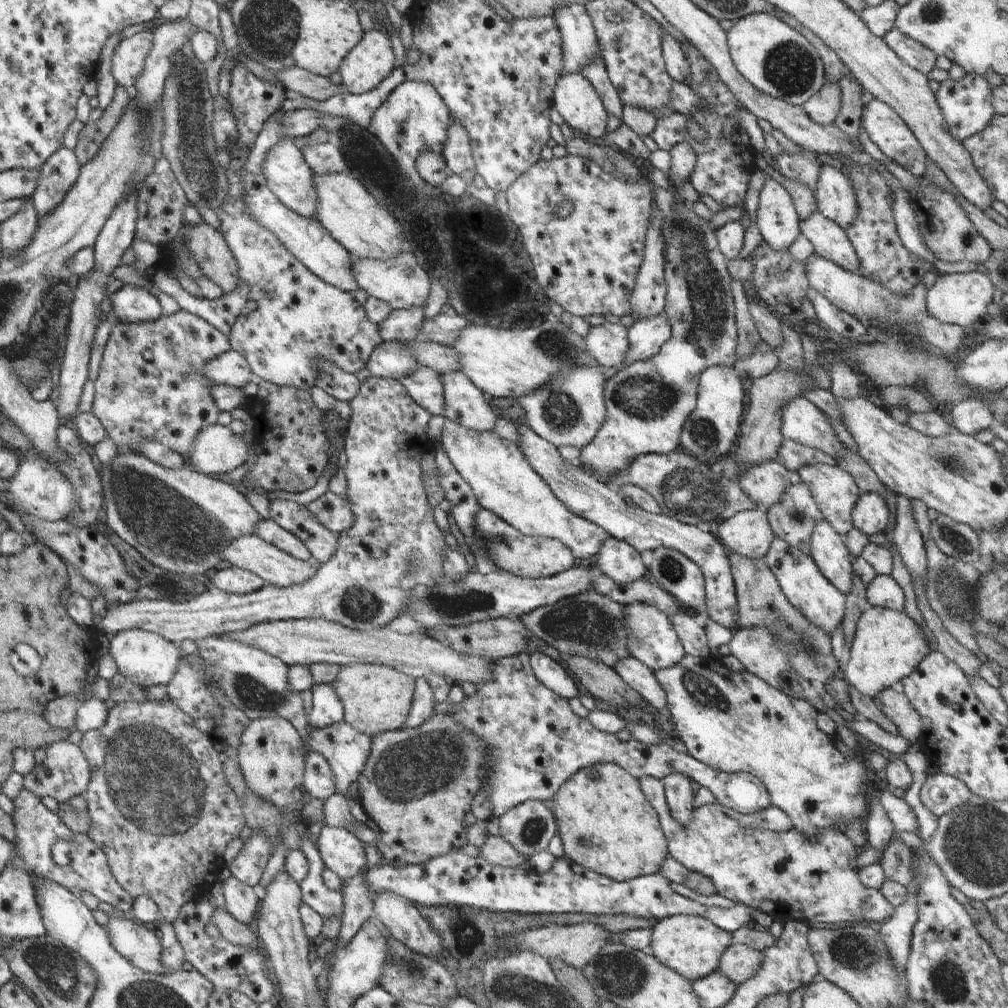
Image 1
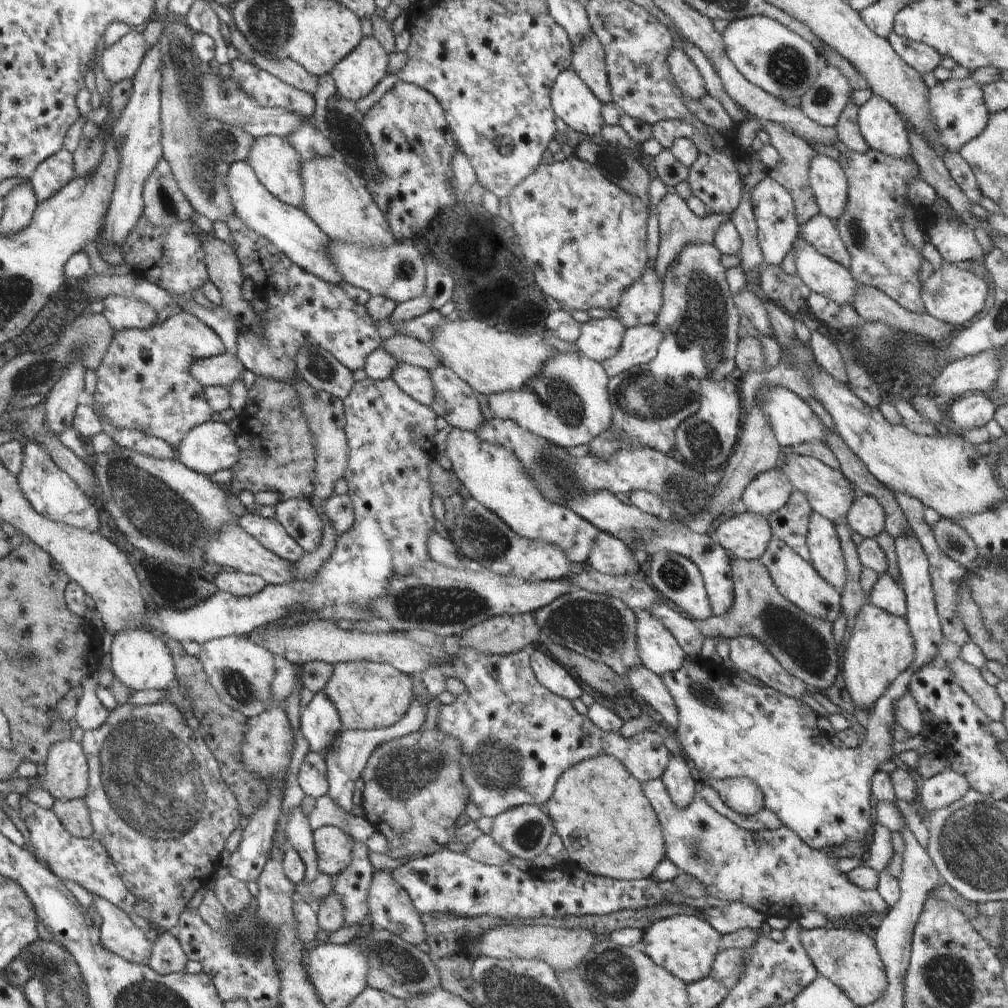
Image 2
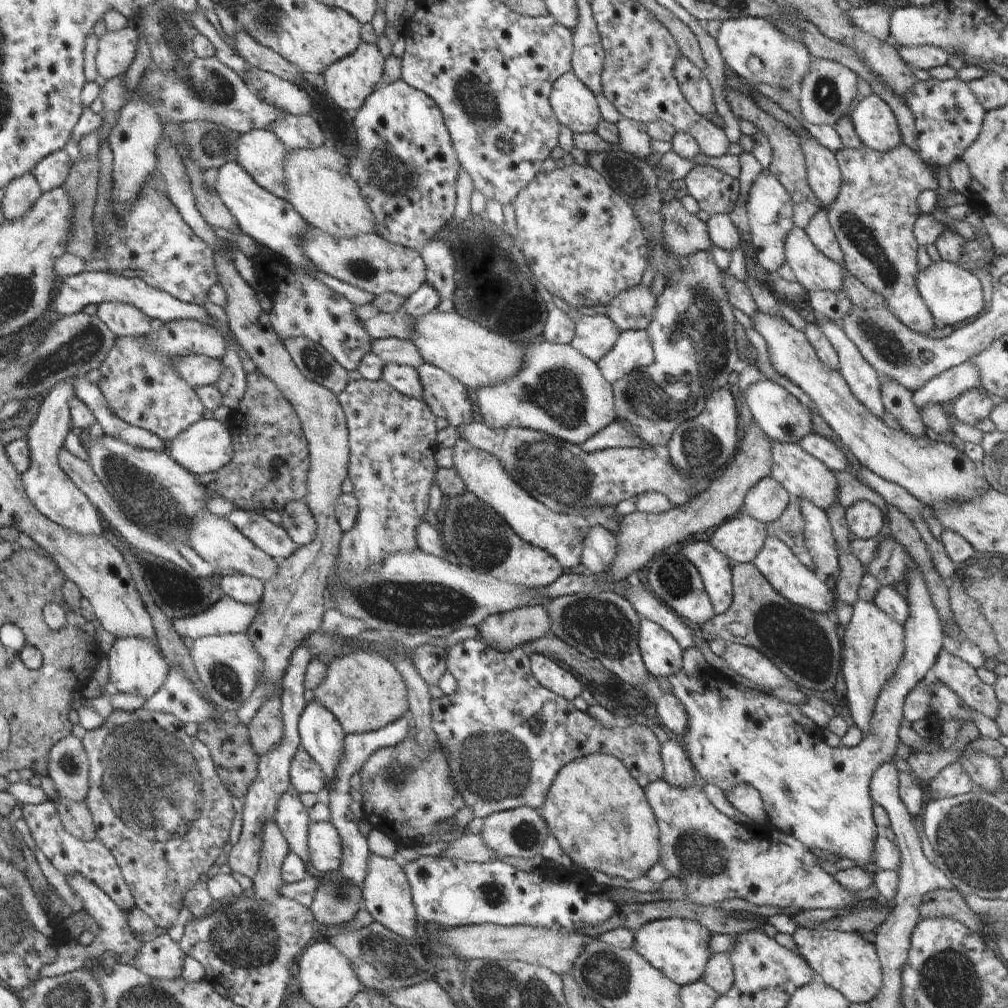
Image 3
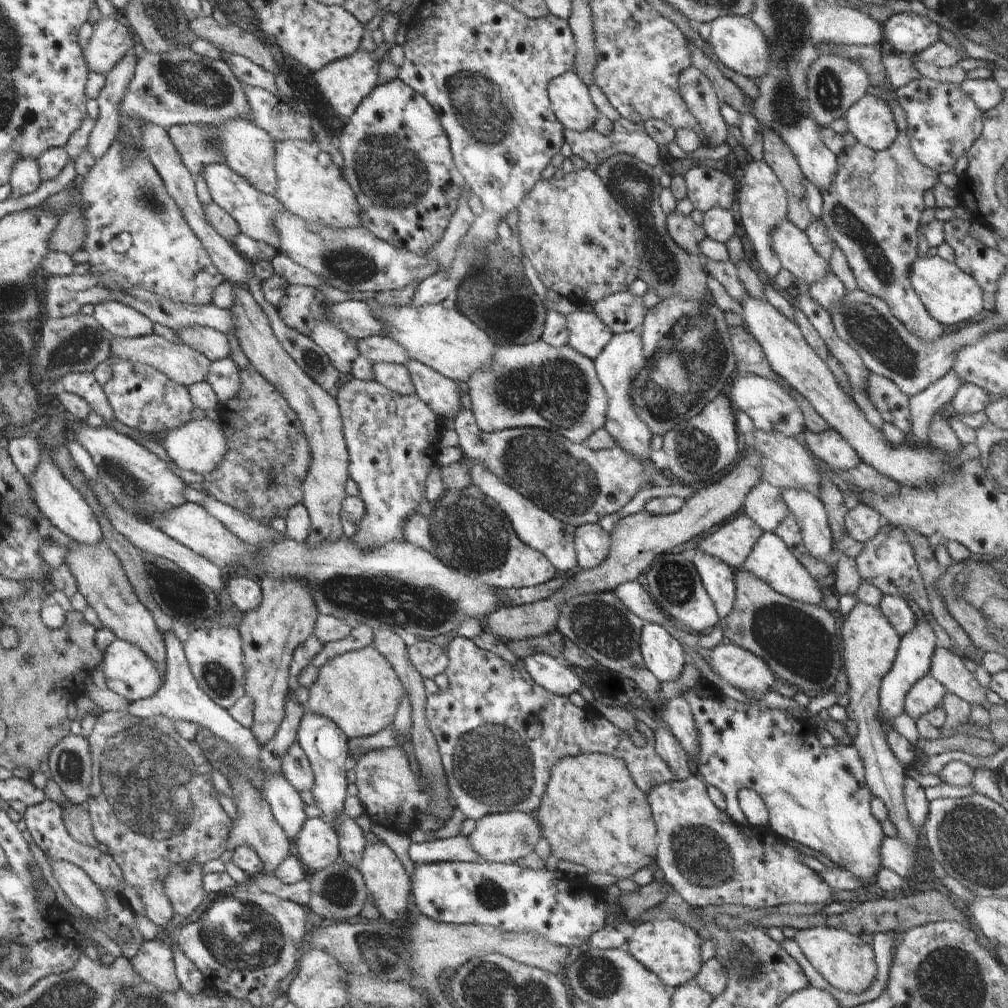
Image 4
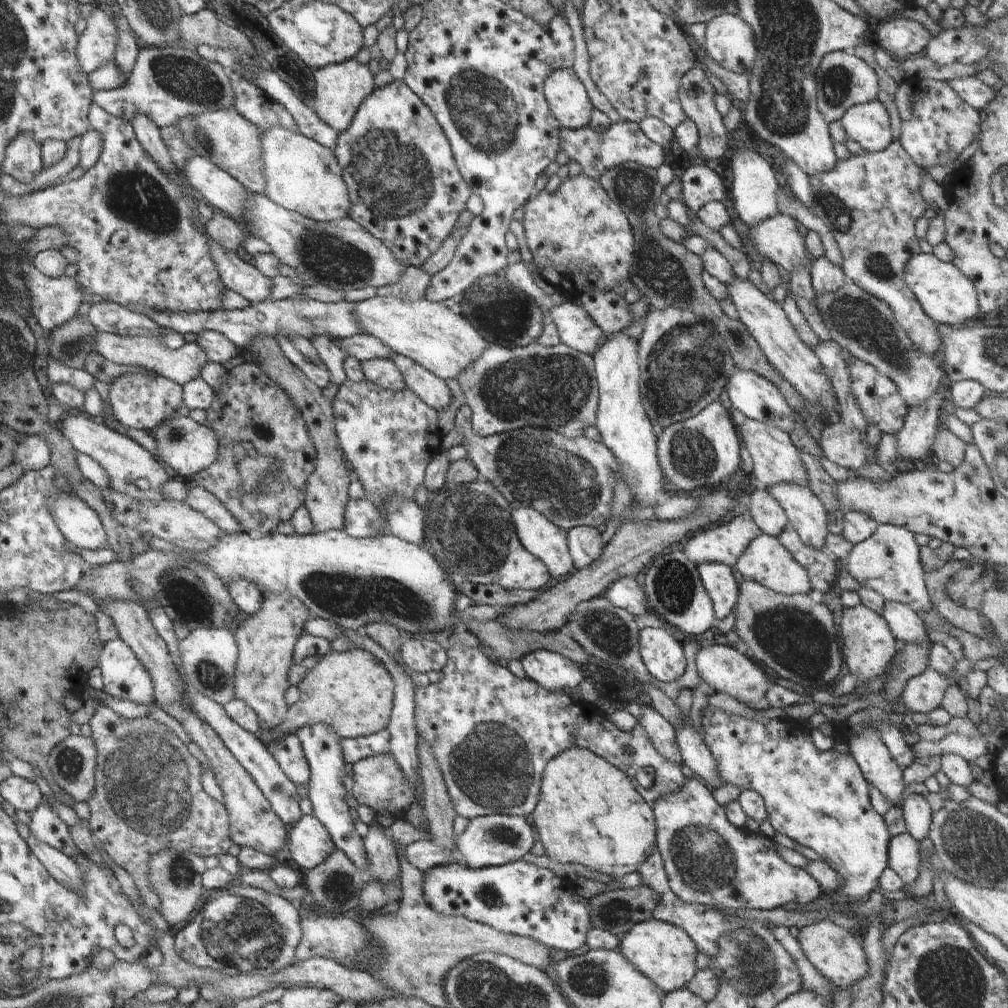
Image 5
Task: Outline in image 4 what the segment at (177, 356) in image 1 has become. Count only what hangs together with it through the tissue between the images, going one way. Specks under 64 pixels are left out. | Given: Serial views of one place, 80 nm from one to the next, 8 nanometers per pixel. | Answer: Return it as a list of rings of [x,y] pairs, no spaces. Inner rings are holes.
[[[198,325],[174,331],[180,343],[197,350],[213,363],[230,357],[228,340],[220,331]],[[114,355],[110,356],[106,363],[110,365],[112,377],[101,387],[114,416],[121,423],[141,433],[156,435],[160,439],[164,434],[179,429],[192,420],[190,412],[195,406],[183,384],[144,363],[119,359]]]

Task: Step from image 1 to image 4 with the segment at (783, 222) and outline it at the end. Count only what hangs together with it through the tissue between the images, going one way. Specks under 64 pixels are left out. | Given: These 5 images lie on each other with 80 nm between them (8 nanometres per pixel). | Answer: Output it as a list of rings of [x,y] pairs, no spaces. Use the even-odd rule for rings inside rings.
[[[751,159],[744,167],[738,167],[736,175],[739,184],[736,196],[738,197],[738,212],[740,212],[739,221],[742,222],[746,234],[748,234],[754,245],[754,252],[756,252],[756,258],[763,278],[767,281],[772,281],[782,268],[781,262],[774,252],[771,235],[777,225],[788,220],[786,189],[766,161]]]

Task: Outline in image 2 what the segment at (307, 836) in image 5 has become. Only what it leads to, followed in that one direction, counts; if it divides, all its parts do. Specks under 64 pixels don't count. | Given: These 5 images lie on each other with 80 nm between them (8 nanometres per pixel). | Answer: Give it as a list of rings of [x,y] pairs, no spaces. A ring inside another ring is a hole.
[[[324,825],[313,831],[317,865],[322,873],[336,878],[353,859],[353,840],[341,828]]]

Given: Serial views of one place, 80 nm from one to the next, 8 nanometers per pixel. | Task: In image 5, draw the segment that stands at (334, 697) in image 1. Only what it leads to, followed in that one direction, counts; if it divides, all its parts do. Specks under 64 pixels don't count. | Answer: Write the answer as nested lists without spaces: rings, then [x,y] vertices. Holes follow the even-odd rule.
[[[316,723],[312,726],[300,727],[294,736],[299,738],[306,760],[308,761],[311,777],[308,784],[309,799],[314,808],[314,816],[326,827],[334,841],[335,848],[340,849],[354,863],[356,868],[365,874],[364,838],[358,835],[350,817],[349,807],[345,803],[346,789],[342,779],[344,770],[342,737],[325,724]]]

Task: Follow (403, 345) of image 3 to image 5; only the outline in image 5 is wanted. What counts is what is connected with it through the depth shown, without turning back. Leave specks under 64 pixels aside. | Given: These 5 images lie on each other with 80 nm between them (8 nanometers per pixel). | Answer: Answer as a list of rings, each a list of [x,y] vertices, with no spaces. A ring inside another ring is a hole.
[[[362,334],[354,335],[347,339],[333,339],[350,357],[354,357],[360,362],[374,359],[390,359],[390,355],[393,354],[393,350],[387,344],[372,335]]]

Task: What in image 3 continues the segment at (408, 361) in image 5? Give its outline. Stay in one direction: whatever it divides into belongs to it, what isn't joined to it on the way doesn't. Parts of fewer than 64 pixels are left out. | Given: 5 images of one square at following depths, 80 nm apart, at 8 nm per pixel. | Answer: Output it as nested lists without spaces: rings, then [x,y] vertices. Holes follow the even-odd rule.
[[[424,363],[416,370],[423,384],[423,400],[438,418],[447,420],[449,426],[454,426],[458,430],[474,421],[467,386],[464,386],[459,380],[456,380],[451,374],[448,374],[441,368],[428,363]]]

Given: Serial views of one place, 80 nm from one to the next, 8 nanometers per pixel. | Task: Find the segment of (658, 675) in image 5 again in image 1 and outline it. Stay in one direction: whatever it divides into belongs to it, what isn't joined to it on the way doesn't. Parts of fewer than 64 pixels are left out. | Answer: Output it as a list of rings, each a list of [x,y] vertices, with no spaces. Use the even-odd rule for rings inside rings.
[[[641,602],[623,605],[622,612],[623,627],[627,632],[626,647],[630,655],[653,671],[673,667],[680,662],[685,650],[666,613]]]

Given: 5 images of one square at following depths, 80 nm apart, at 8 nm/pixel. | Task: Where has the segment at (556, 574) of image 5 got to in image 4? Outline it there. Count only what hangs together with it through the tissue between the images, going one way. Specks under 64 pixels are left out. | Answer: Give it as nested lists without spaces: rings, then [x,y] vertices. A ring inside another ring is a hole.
[[[462,455],[458,461],[463,464],[469,476],[469,484],[478,487],[488,498],[496,501],[505,512],[507,519],[512,523],[518,538],[529,547],[541,552],[554,565],[558,572],[570,572],[577,565],[575,553],[575,532],[578,527],[566,524],[552,516],[548,511],[534,504],[533,500],[520,494],[503,482],[491,470],[480,461],[470,459]]]

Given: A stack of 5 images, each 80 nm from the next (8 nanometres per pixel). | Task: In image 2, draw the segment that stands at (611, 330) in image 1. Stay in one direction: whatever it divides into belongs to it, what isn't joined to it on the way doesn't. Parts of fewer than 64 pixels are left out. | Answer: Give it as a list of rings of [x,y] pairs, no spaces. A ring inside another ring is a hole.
[[[615,316],[589,320],[581,324],[581,333],[575,345],[582,355],[601,363],[618,354],[625,329]]]

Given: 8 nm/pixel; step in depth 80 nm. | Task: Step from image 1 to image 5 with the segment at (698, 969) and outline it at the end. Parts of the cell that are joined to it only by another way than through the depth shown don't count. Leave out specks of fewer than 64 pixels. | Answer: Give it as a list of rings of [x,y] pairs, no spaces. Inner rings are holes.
[[[654,918],[634,924],[621,939],[618,950],[664,994],[682,989],[697,971],[695,960],[698,950],[688,933],[676,925]]]

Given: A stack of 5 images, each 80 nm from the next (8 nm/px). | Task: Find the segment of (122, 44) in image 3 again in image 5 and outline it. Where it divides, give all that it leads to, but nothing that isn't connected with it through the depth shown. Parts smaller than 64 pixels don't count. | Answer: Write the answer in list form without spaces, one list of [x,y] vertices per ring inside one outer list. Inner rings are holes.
[[[95,5],[87,28],[77,37],[76,51],[81,67],[90,74],[115,58],[119,45],[116,23],[111,16]]]

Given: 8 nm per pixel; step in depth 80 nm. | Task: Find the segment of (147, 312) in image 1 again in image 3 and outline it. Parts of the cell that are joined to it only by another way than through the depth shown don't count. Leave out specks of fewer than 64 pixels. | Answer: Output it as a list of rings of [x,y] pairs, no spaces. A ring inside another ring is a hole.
[[[106,301],[98,305],[96,316],[116,337],[150,337],[153,332],[151,318],[128,303]]]

